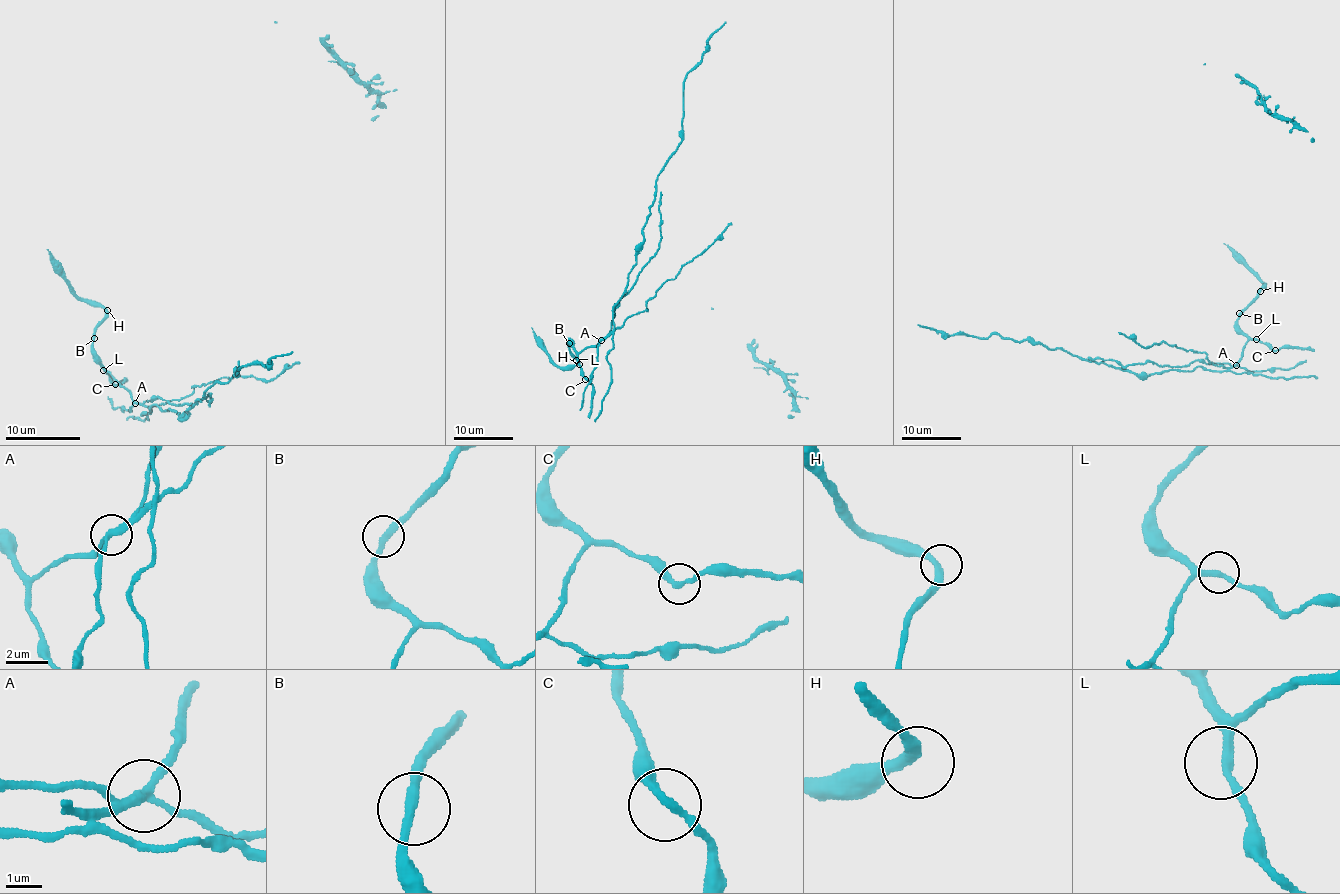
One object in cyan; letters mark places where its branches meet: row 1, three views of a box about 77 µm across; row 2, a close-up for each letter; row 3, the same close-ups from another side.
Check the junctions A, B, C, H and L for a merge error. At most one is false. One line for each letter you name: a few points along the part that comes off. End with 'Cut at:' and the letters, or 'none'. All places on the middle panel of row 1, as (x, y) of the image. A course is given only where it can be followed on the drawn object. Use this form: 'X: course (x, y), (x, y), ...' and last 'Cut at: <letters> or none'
A: course (601, 340), (613, 327), (615, 303), (635, 263), (656, 177), (681, 140), (684, 77), (726, 22)
Cut at: A

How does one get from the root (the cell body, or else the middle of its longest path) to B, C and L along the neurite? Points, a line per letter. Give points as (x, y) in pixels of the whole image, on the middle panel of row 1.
B: (641, 312), (632, 314), (597, 345), (578, 352), (569, 343)
C: (641, 312), (632, 314), (595, 346), (587, 346), (578, 355), (581, 374), (585, 379)
L: (641, 312), (632, 314), (595, 346), (587, 346), (576, 360)

